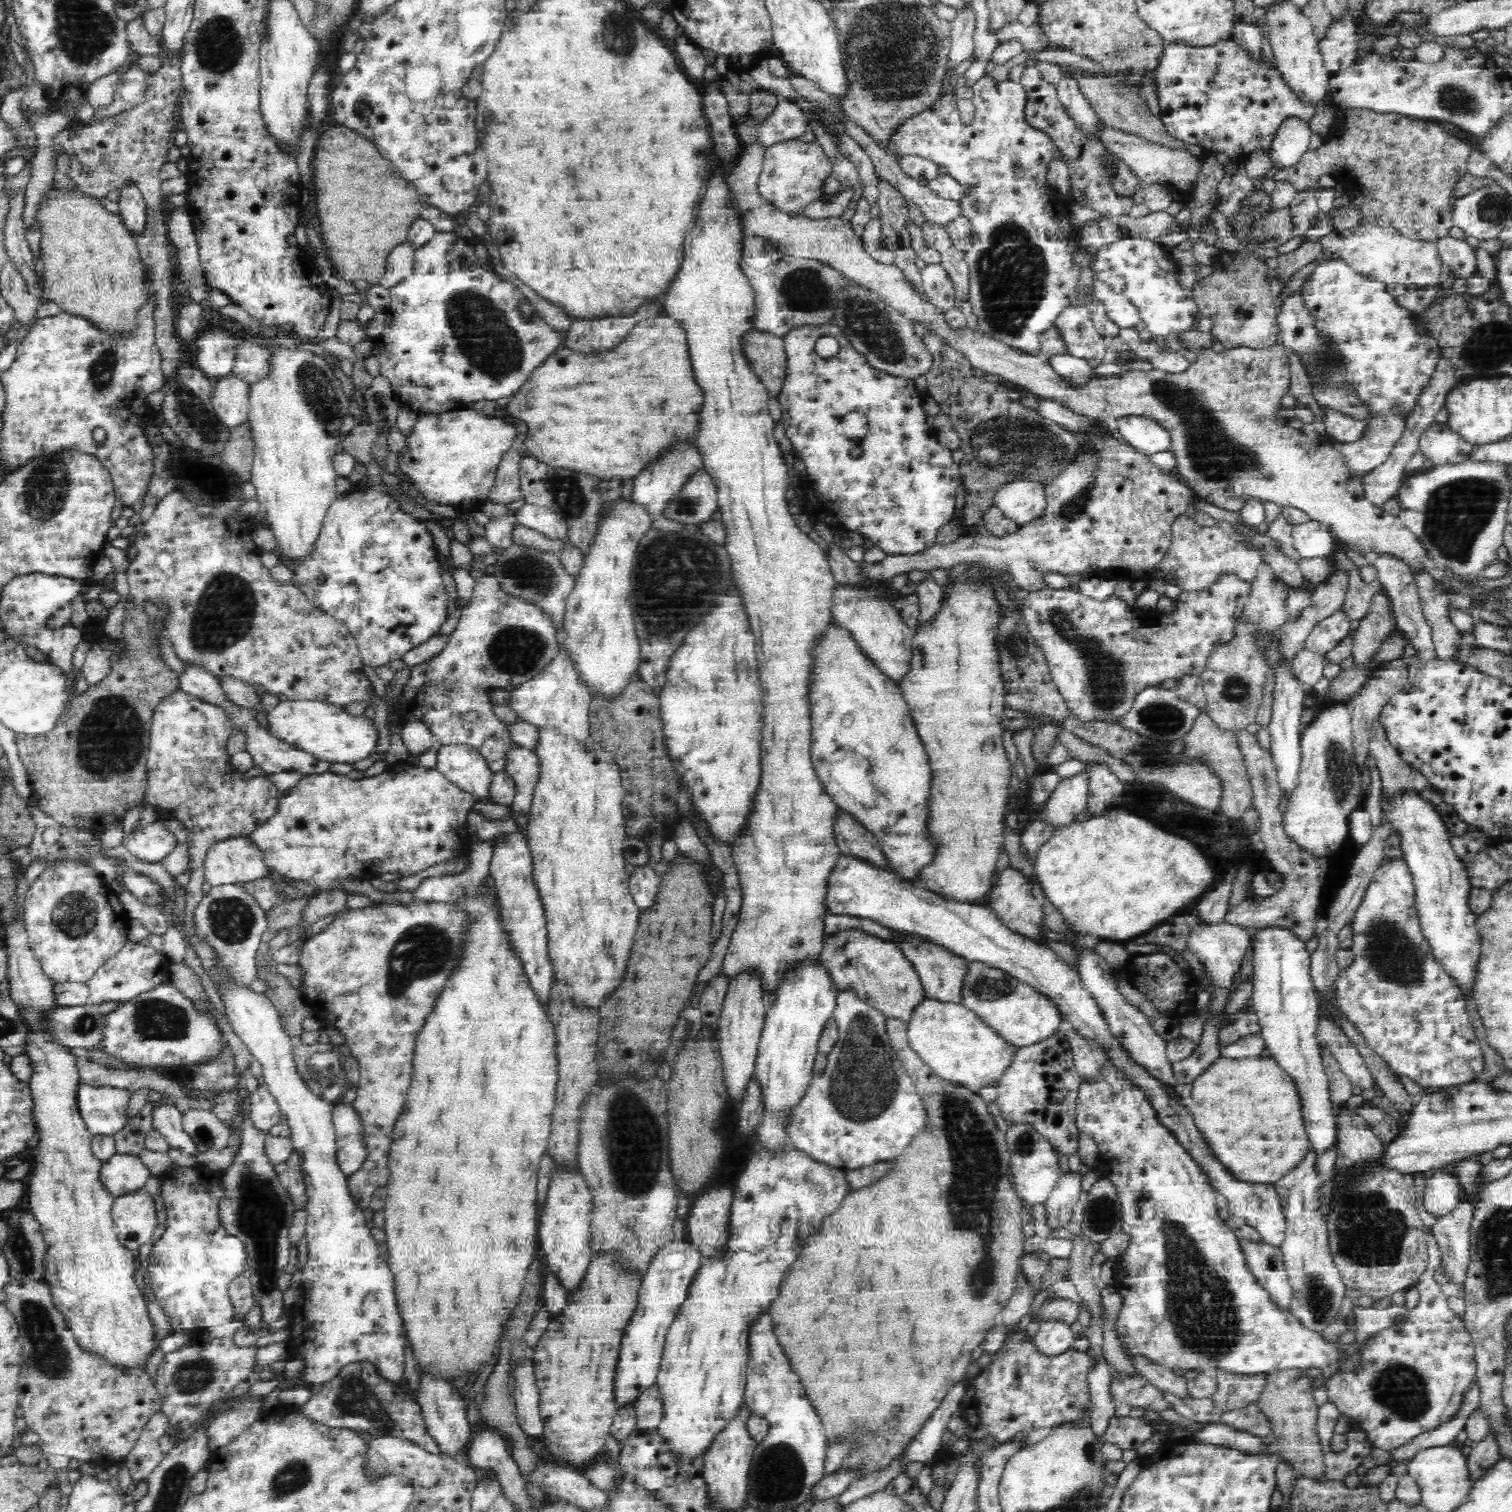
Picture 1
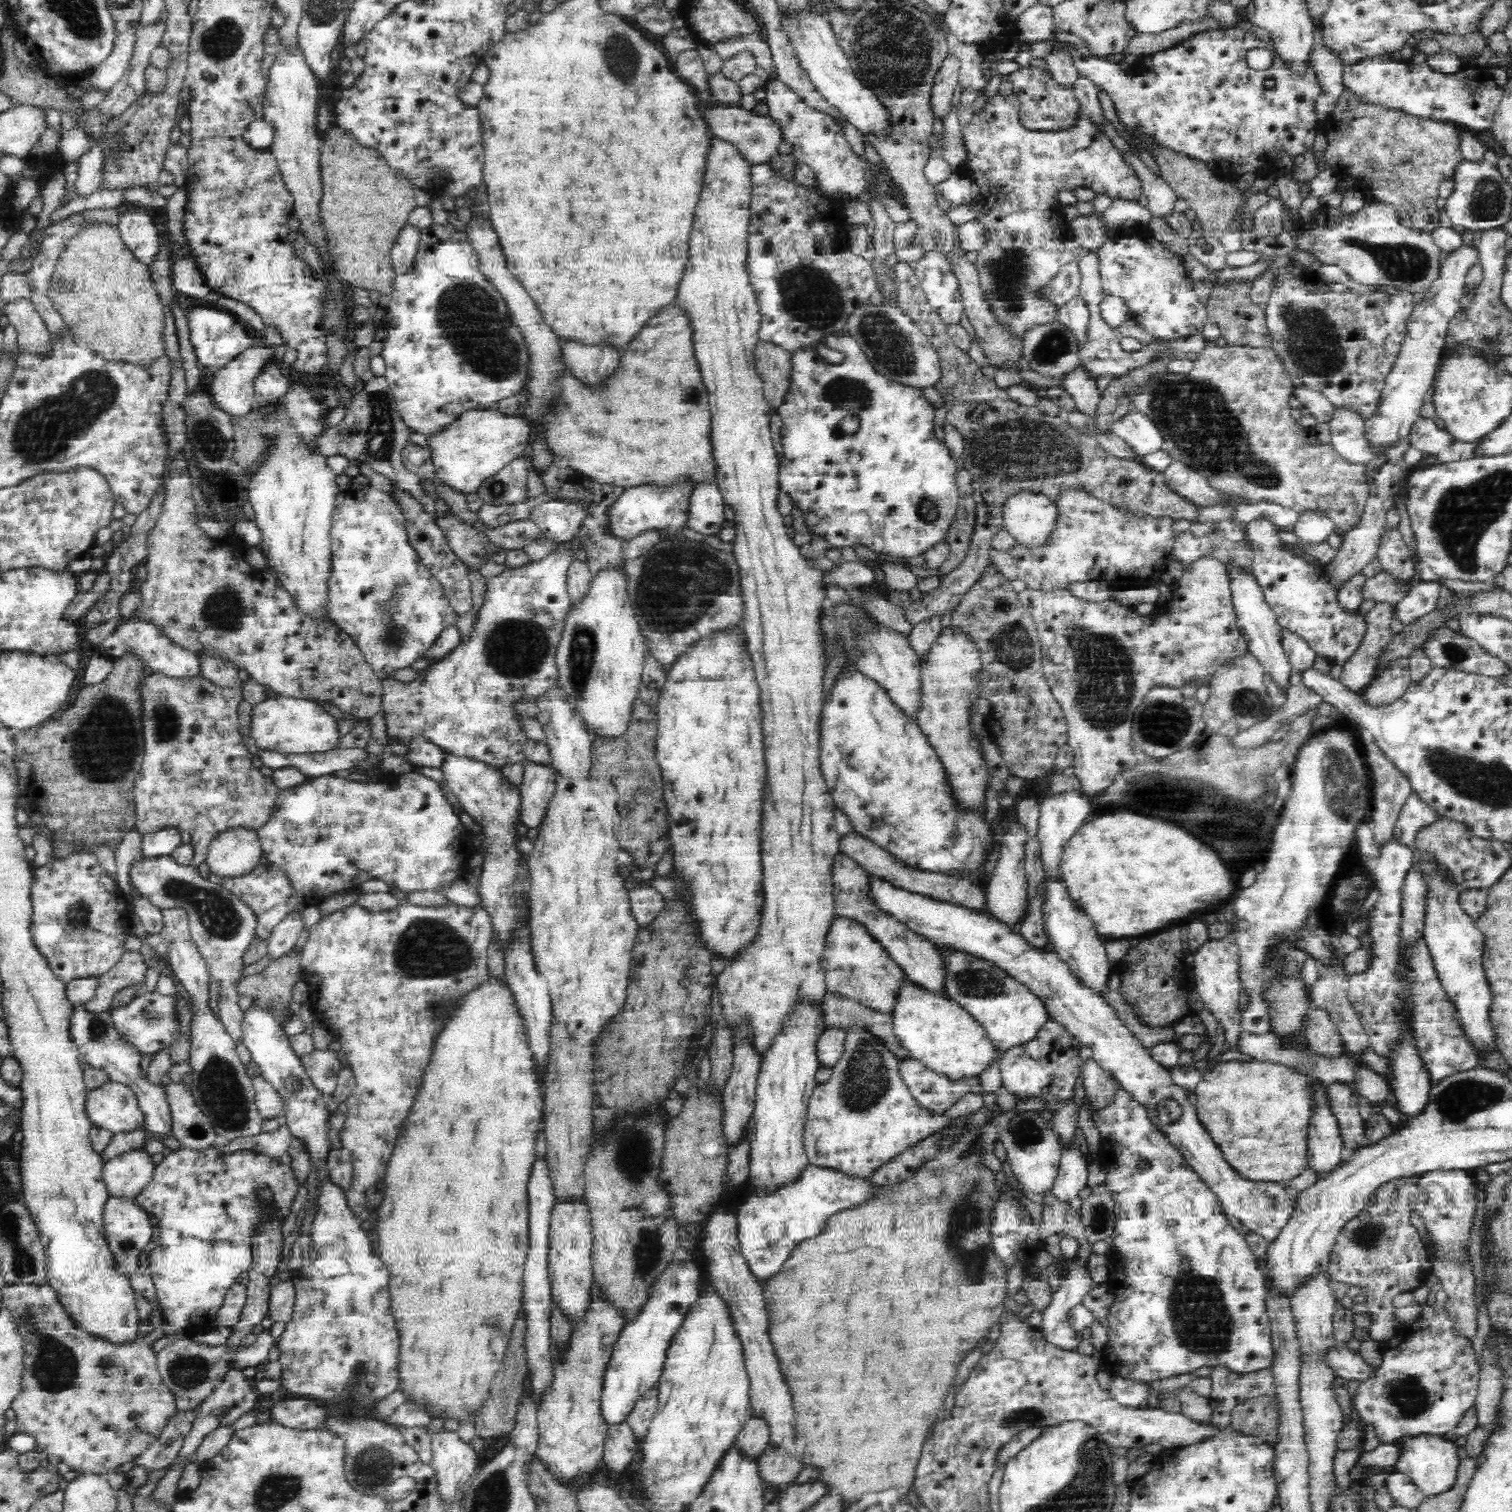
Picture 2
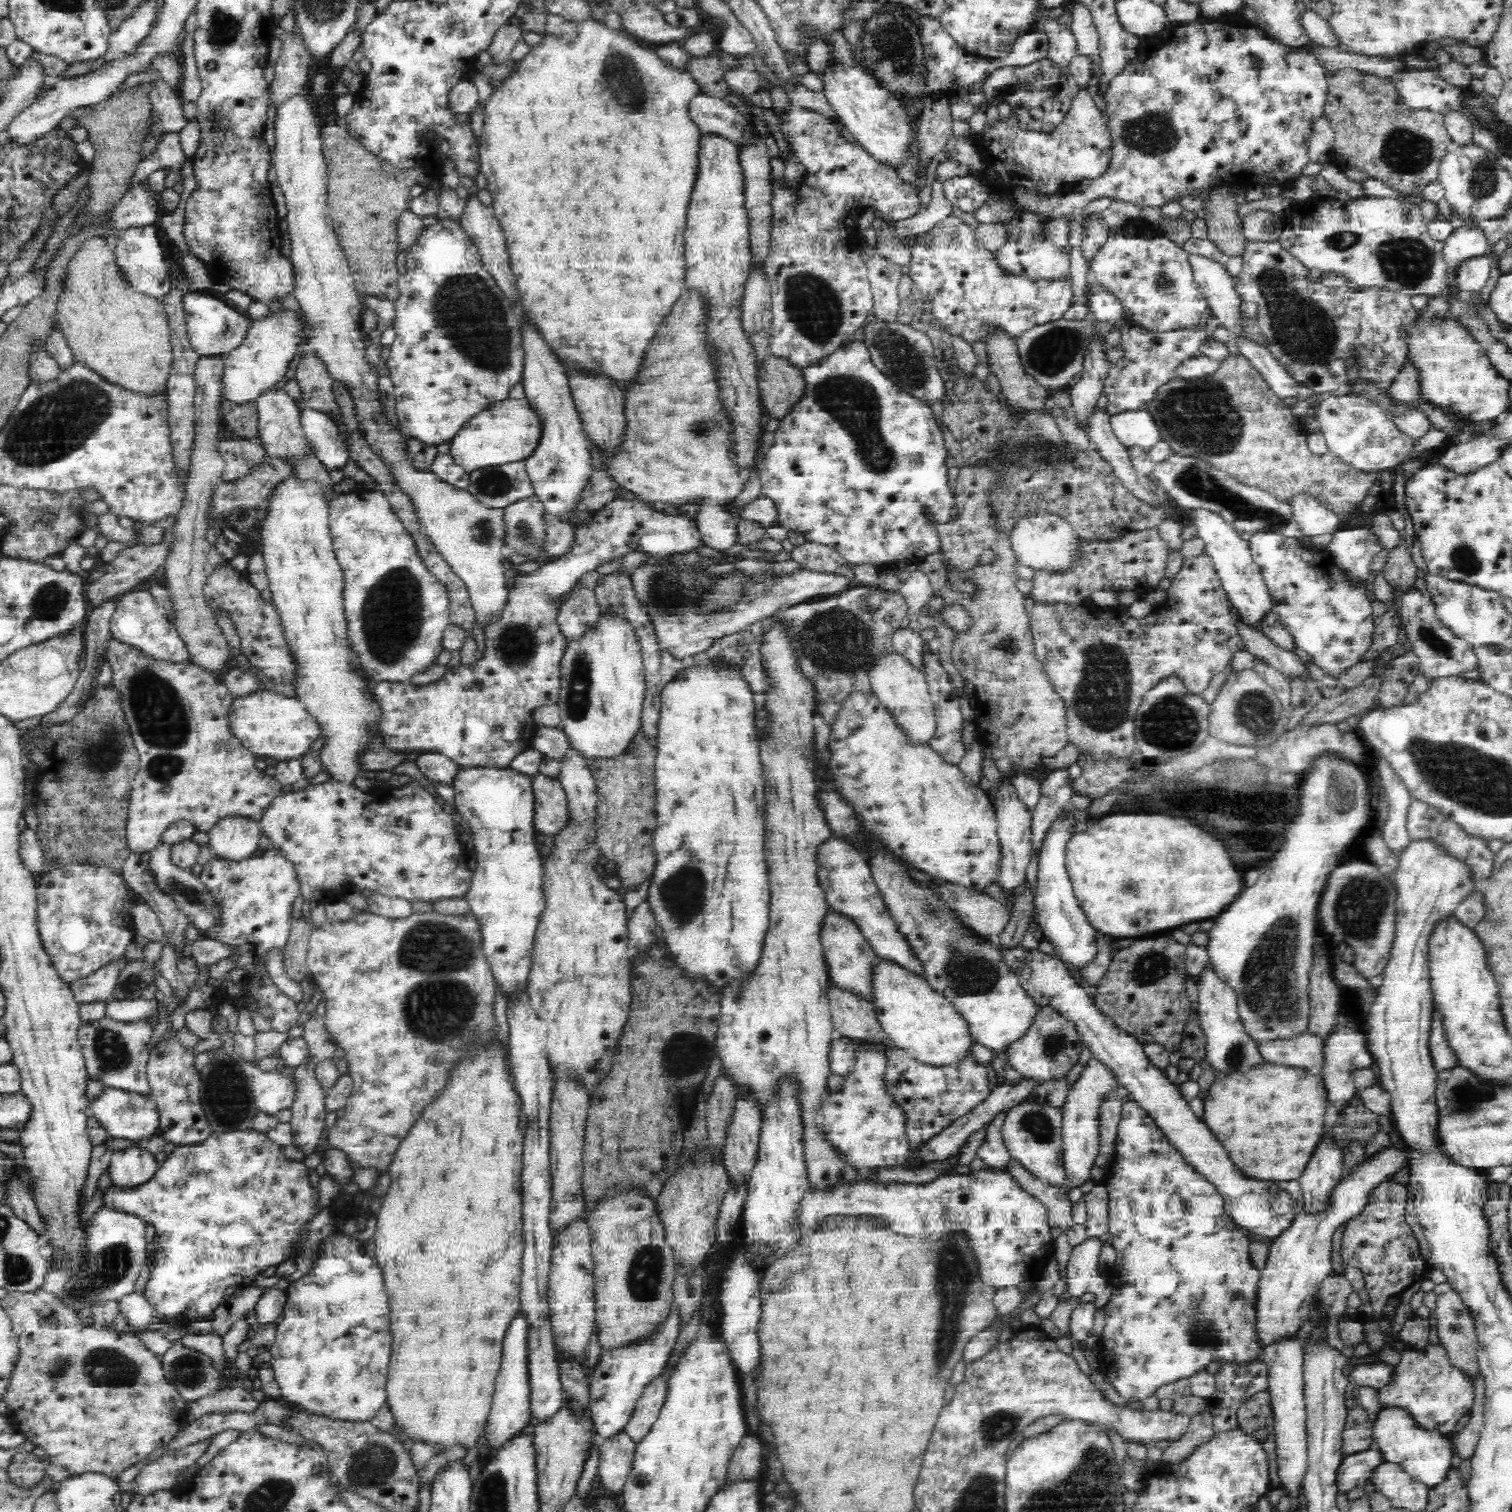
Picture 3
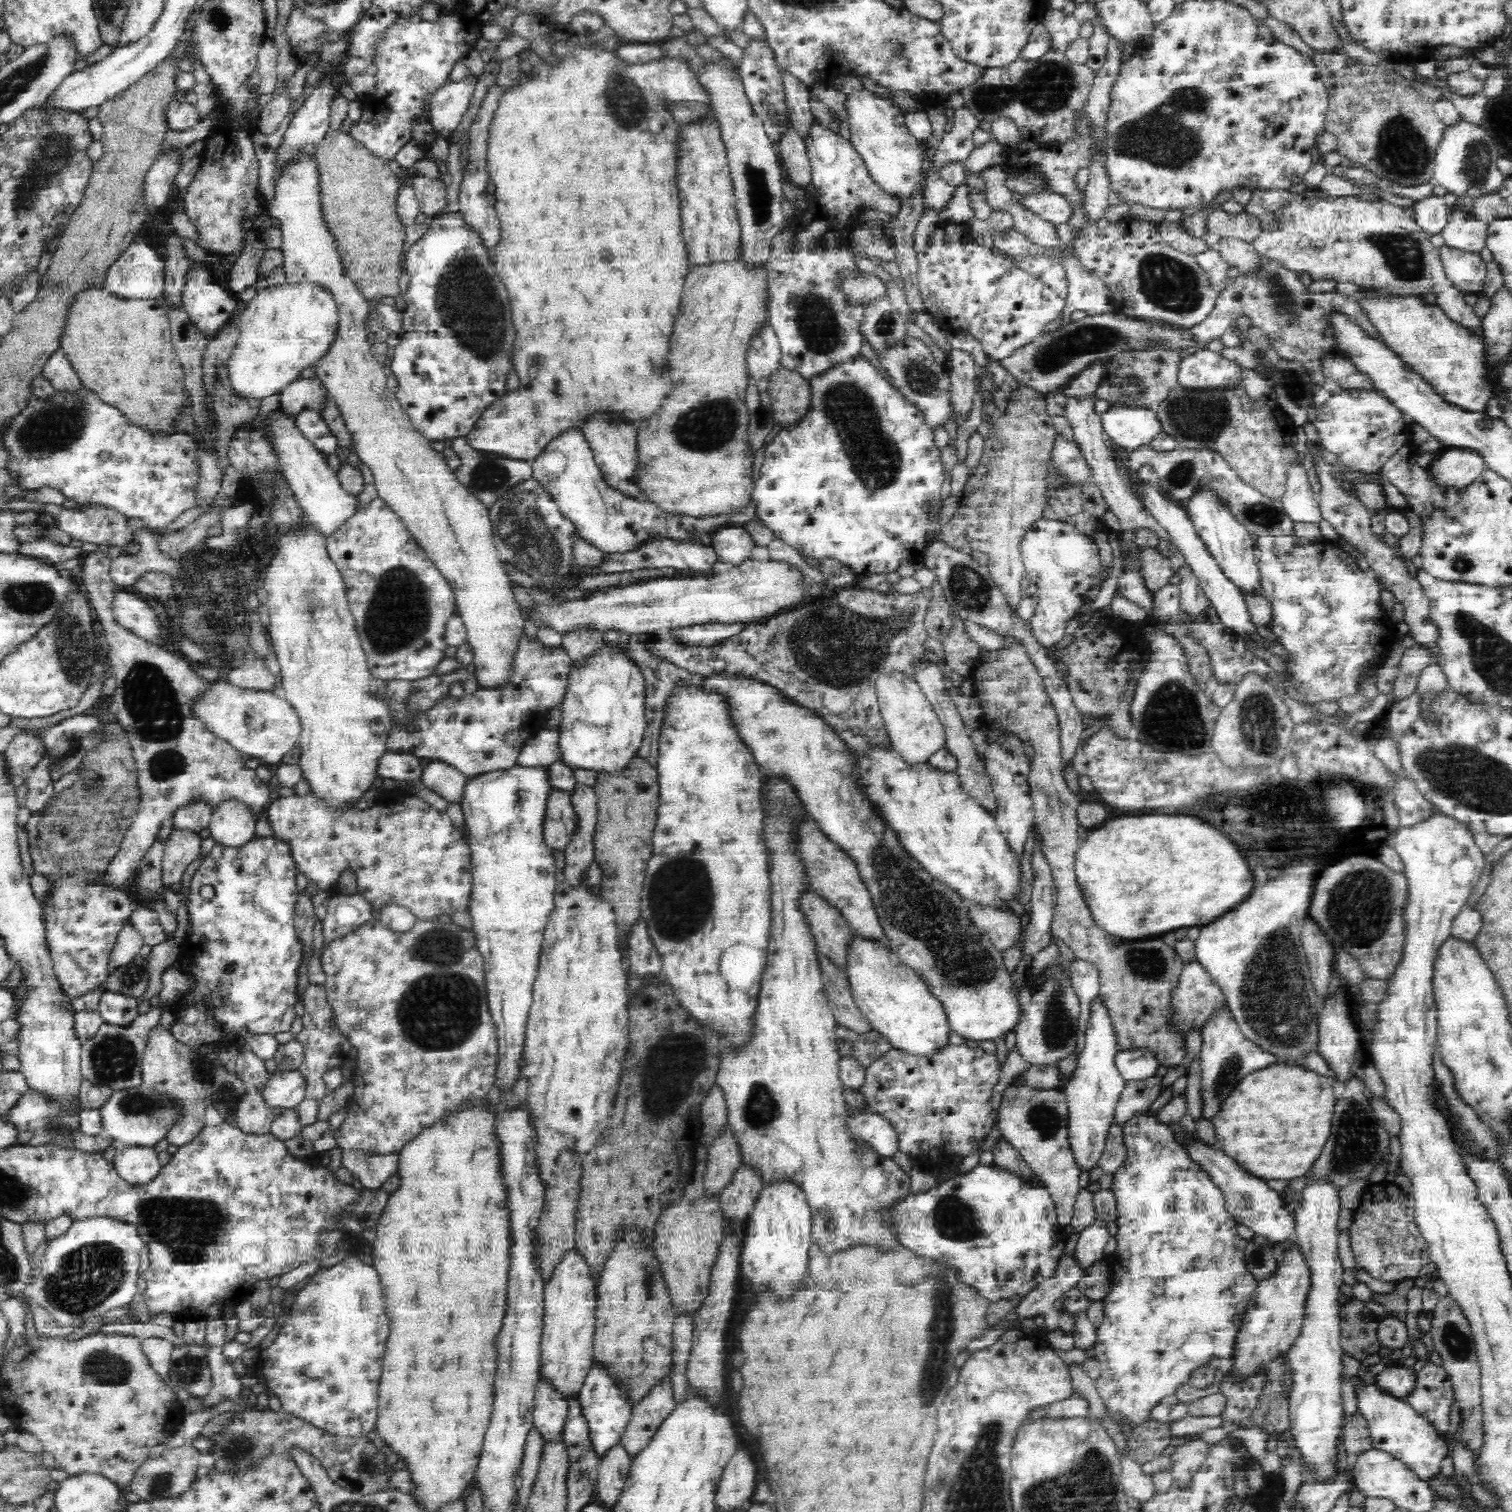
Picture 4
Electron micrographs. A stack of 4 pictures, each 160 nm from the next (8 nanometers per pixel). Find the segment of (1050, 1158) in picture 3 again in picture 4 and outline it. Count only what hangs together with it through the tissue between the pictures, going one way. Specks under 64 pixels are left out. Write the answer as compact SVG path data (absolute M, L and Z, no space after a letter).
M1014 1079L1002 1094L997 1117L1001 1138L1017 1150L1034 1173L1042 1179L1045 1189L1054 1201L1058 1226L1068 1227L1073 1219L1073 1208L1081 1190L1078 1185L1081 1171L1075 1165L1067 1141L1067 1102L1062 1089L1046 1091L1032 1090L1028 1087L1015 1088Z

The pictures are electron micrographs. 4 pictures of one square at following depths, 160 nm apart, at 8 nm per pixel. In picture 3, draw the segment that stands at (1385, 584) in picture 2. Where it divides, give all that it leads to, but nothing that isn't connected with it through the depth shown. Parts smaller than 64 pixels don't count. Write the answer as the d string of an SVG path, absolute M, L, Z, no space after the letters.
M1402 532L1400 546L1388 554L1387 562L1382 571L1384 580L1388 582L1388 586L1392 590L1392 600L1386 602L1385 607L1387 610L1396 610L1398 616L1401 616L1400 600L1402 600L1402 596L1406 594L1406 590L1416 588L1416 577L1421 574L1412 561L1404 536L1405 534Z

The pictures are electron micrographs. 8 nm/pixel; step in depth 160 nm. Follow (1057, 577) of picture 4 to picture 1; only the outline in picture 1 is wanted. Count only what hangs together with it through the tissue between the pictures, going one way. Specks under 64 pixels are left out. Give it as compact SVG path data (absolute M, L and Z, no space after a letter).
M1017 478L1000 484L993 504L1021 527L1044 510L1047 501L1043 483Z

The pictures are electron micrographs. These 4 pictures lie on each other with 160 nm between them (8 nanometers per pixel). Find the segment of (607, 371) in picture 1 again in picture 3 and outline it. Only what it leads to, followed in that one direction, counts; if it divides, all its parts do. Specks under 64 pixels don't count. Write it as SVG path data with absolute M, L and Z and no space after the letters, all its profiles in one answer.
M684 289L680 300L670 310L670 316L662 320L662 326L656 330L656 336L648 342L648 348L634 376L626 386L622 386L626 426L614 454L610 454L608 448L600 448L588 435L588 431L584 430L591 469L607 474L612 482L616 482L618 488L633 492L646 502L663 502L680 507L682 504L698 504L699 500L710 499L714 504L726 505L745 487L744 477L737 473L727 449L729 422L717 398L719 389L714 372L716 369L710 362L712 359L708 351L704 350L706 319L701 298L697 294L692 295L690 289Z

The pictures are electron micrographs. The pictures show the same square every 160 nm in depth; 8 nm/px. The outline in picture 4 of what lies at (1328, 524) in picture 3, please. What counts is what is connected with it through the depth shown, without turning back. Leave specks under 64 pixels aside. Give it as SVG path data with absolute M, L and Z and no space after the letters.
M1303 460L1288 470L1286 493L1282 496L1281 502L1292 522L1320 524L1324 520L1324 515L1320 509L1319 499L1315 498L1308 483L1307 471L1302 465Z

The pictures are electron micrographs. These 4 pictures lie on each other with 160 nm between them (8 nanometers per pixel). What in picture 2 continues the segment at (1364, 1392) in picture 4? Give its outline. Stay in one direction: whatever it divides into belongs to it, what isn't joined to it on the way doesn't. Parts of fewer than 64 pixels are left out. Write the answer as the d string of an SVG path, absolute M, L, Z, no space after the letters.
M1428 1434L1404 1436L1398 1443L1403 1448L1401 1451L1403 1454L1395 1465L1395 1470L1408 1475L1425 1497L1442 1495L1452 1490L1452 1486L1456 1484L1456 1474L1460 1465L1458 1445L1444 1440L1441 1436Z

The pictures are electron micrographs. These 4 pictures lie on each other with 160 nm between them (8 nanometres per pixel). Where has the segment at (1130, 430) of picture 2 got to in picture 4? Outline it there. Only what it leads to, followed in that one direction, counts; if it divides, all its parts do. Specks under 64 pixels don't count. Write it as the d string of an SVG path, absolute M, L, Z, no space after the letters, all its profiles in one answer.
M1112 406L1101 417L1101 424L1105 435L1129 452L1149 445L1162 428L1154 407Z

